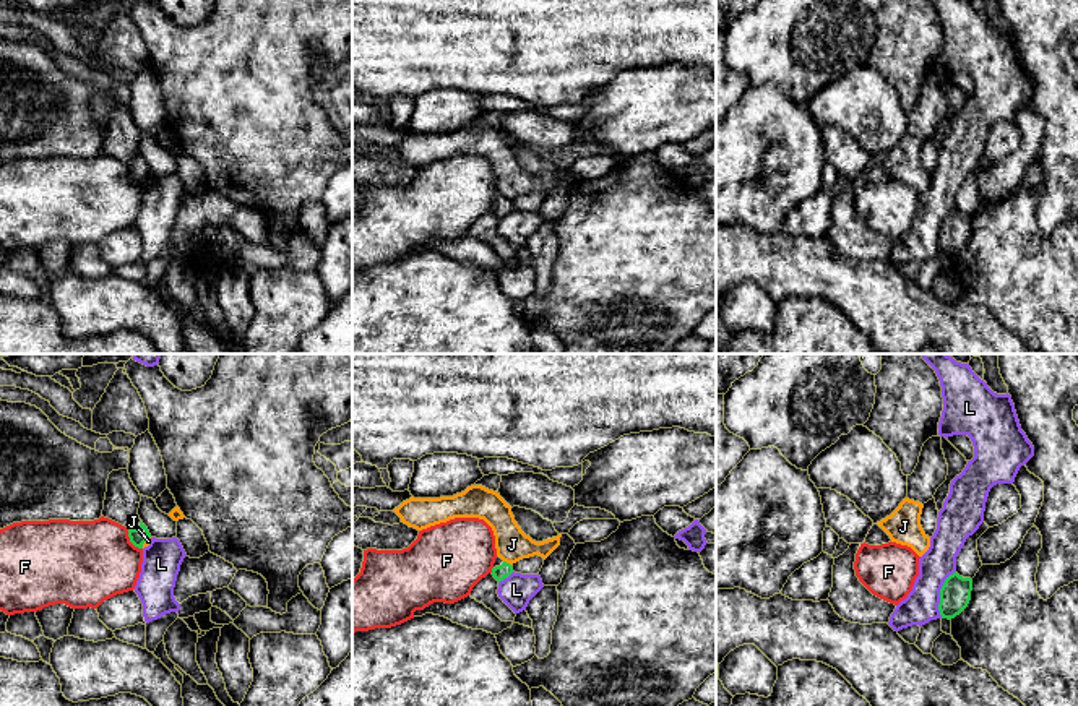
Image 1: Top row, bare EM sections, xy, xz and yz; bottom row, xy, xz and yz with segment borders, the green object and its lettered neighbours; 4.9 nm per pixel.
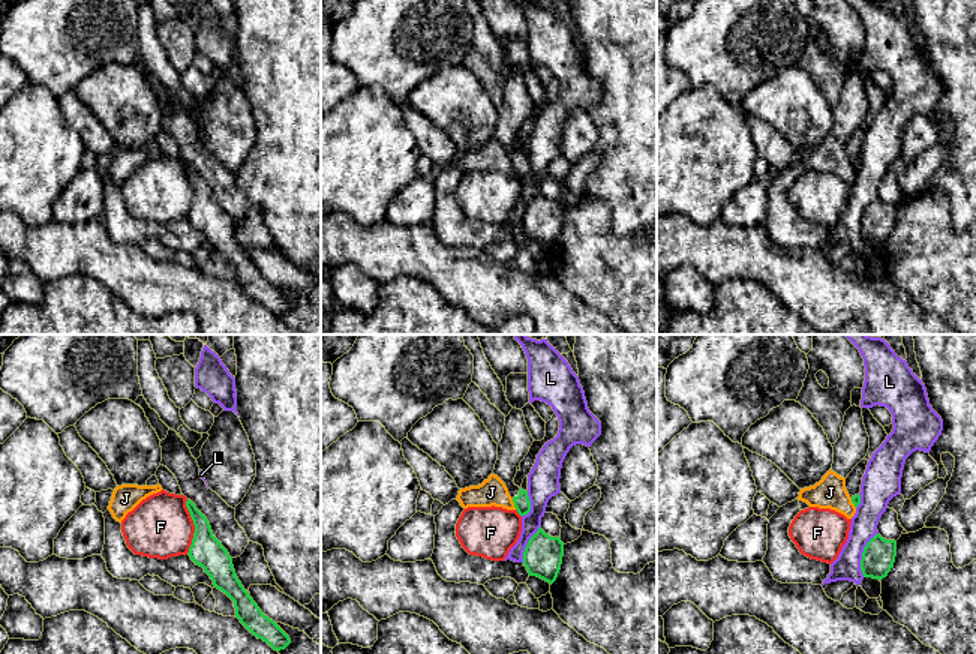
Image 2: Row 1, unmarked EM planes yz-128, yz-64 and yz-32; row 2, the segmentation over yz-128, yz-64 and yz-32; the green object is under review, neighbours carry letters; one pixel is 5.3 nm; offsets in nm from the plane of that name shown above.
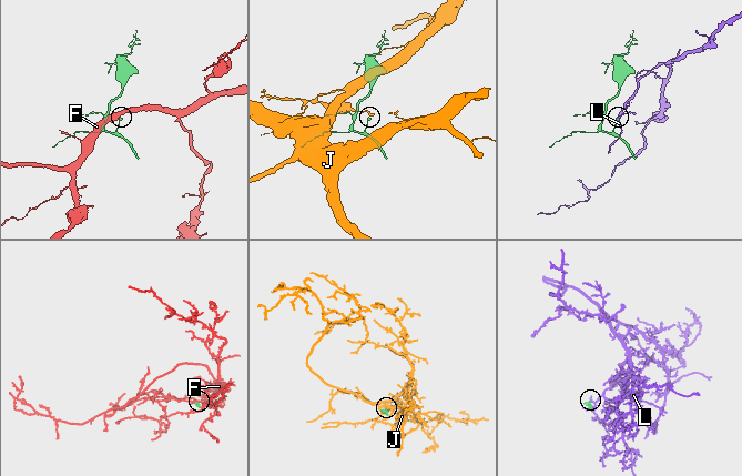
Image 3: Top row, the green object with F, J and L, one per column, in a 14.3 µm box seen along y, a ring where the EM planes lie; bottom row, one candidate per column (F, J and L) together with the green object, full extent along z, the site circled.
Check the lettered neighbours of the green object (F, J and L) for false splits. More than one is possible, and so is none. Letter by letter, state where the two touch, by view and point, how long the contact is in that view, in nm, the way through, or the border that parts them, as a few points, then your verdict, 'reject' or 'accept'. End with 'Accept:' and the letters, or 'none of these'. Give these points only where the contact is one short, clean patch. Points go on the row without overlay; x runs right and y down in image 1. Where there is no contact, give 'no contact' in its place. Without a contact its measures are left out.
F: meets green in xy at (130, 177); contact 130 nm long; border along xy (127, 166), (129, 176), (142, 185); reject
J: meets green in xz at (505, 198); contact 50 nm long; border along xz (504, 197), (510, 202); reject
L: meets green in yz at (940, 231); contact 260 nm long; border along yz (955, 206), (940, 226), (940, 253); reject
Accept: none of these

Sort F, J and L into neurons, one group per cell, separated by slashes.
F / J / L

